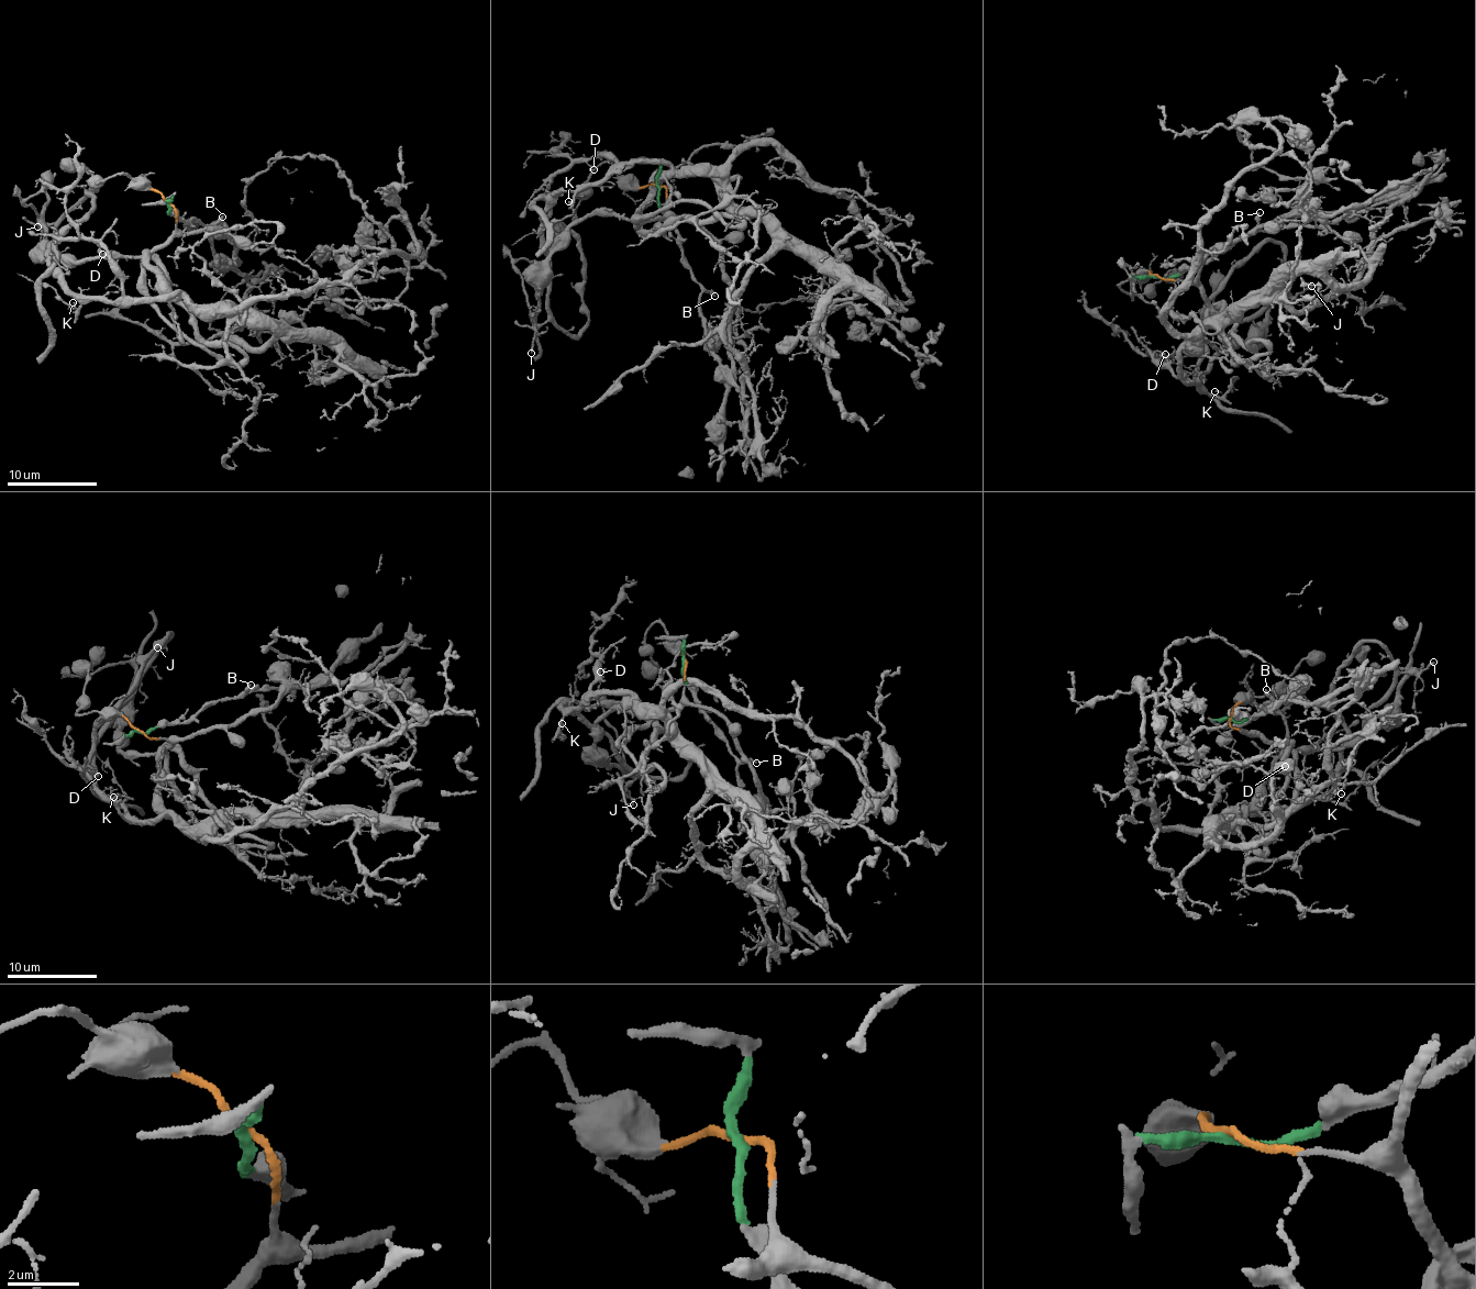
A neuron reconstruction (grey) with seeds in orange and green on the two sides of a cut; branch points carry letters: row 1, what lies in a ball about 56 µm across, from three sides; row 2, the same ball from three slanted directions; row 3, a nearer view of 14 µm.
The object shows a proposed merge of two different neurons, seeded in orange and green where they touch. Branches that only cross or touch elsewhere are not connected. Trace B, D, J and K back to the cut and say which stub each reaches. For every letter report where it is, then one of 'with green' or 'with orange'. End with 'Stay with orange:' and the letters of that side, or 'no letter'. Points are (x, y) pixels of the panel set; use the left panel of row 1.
B: at (222, 217); with green
D: at (102, 254); with orange
J: at (37, 226); with orange
K: at (73, 302); with orange
Stay with orange: D, J, K

